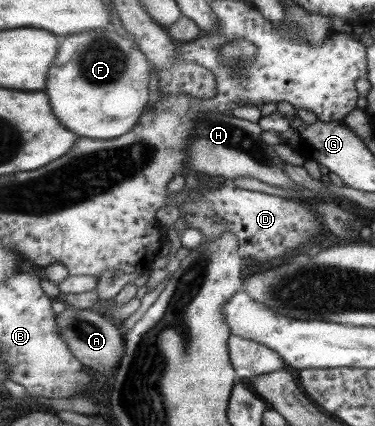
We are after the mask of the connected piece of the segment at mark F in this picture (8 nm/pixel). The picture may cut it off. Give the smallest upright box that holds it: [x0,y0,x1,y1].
[43,29,149,140]

